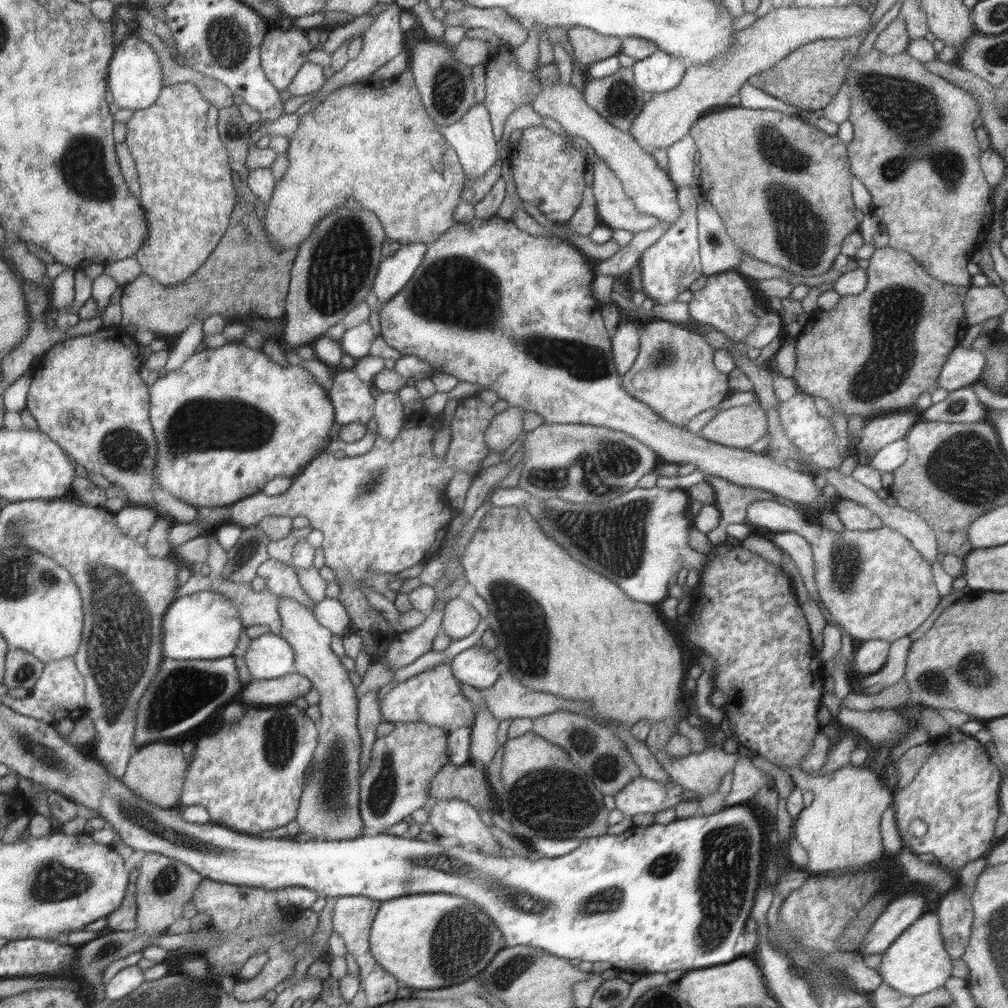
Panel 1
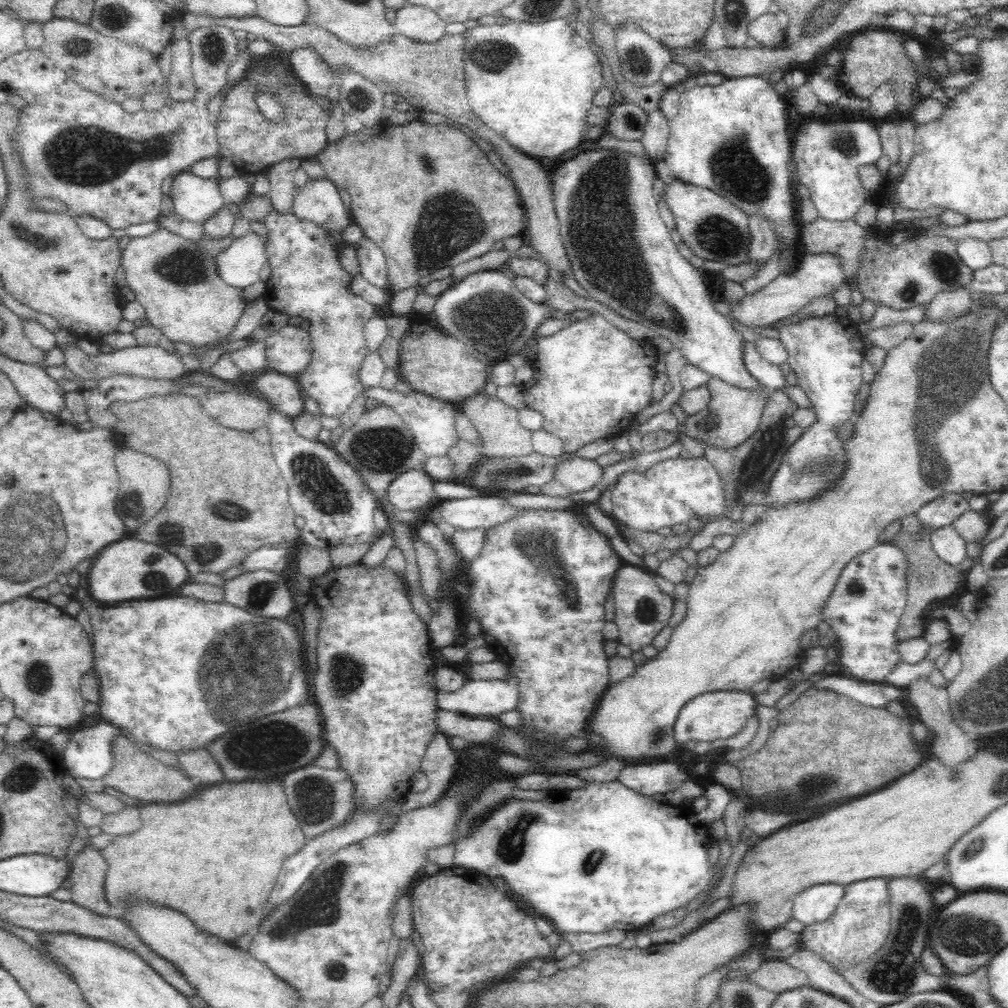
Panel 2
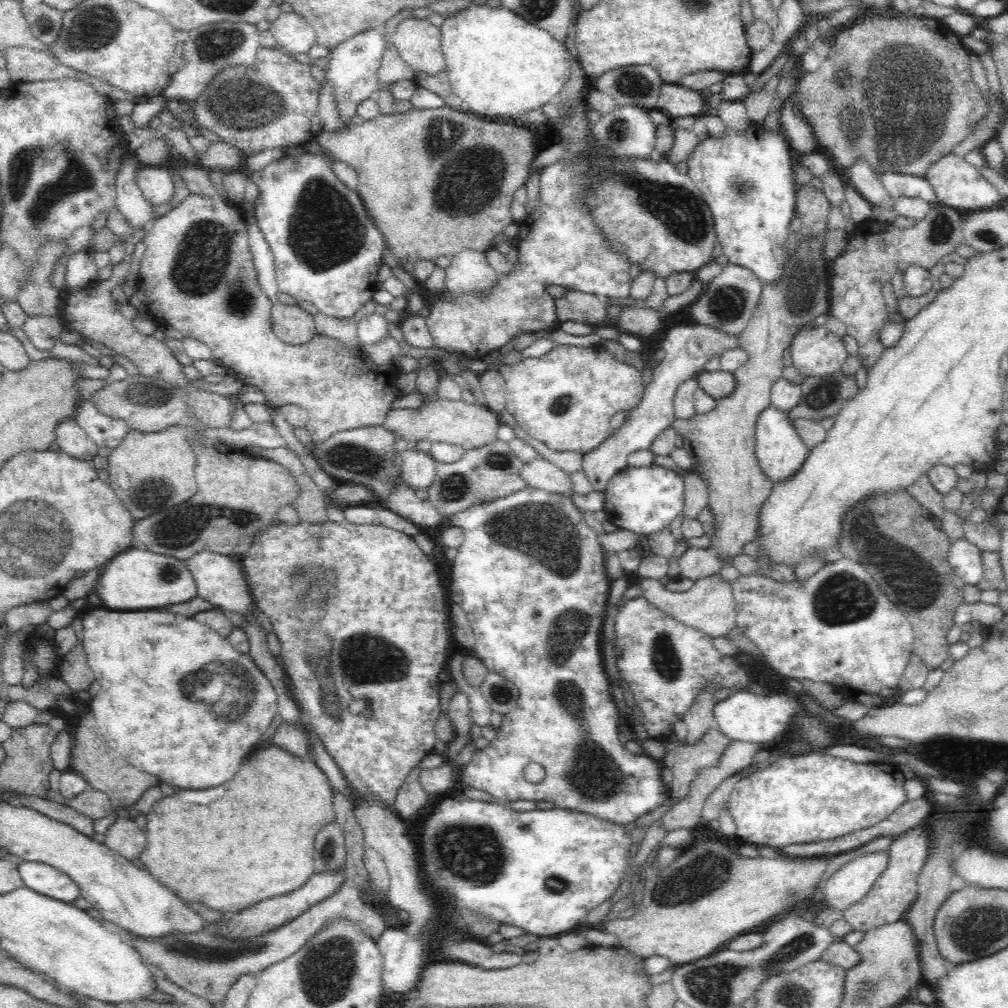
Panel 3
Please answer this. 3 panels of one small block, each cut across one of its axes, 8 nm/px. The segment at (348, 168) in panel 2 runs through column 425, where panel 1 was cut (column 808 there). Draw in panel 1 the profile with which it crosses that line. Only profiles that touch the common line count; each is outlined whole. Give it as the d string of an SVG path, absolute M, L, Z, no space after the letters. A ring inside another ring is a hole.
M729 106L723 111L703 115L691 126L689 133L696 141L696 149L700 151L700 187L705 193L702 198L716 207L727 234L744 250L744 253L748 253L752 255L752 258L757 258L772 266L782 266L782 268L786 268L794 274L801 274L806 277L826 274L832 268L834 260L841 253L844 239L859 229L858 220L854 216L856 207L853 201L851 162L847 153L847 146L838 138L838 134L829 135L800 119L799 115L788 116L788 114L784 114L780 110L772 110L772 108L754 110L743 106Z

